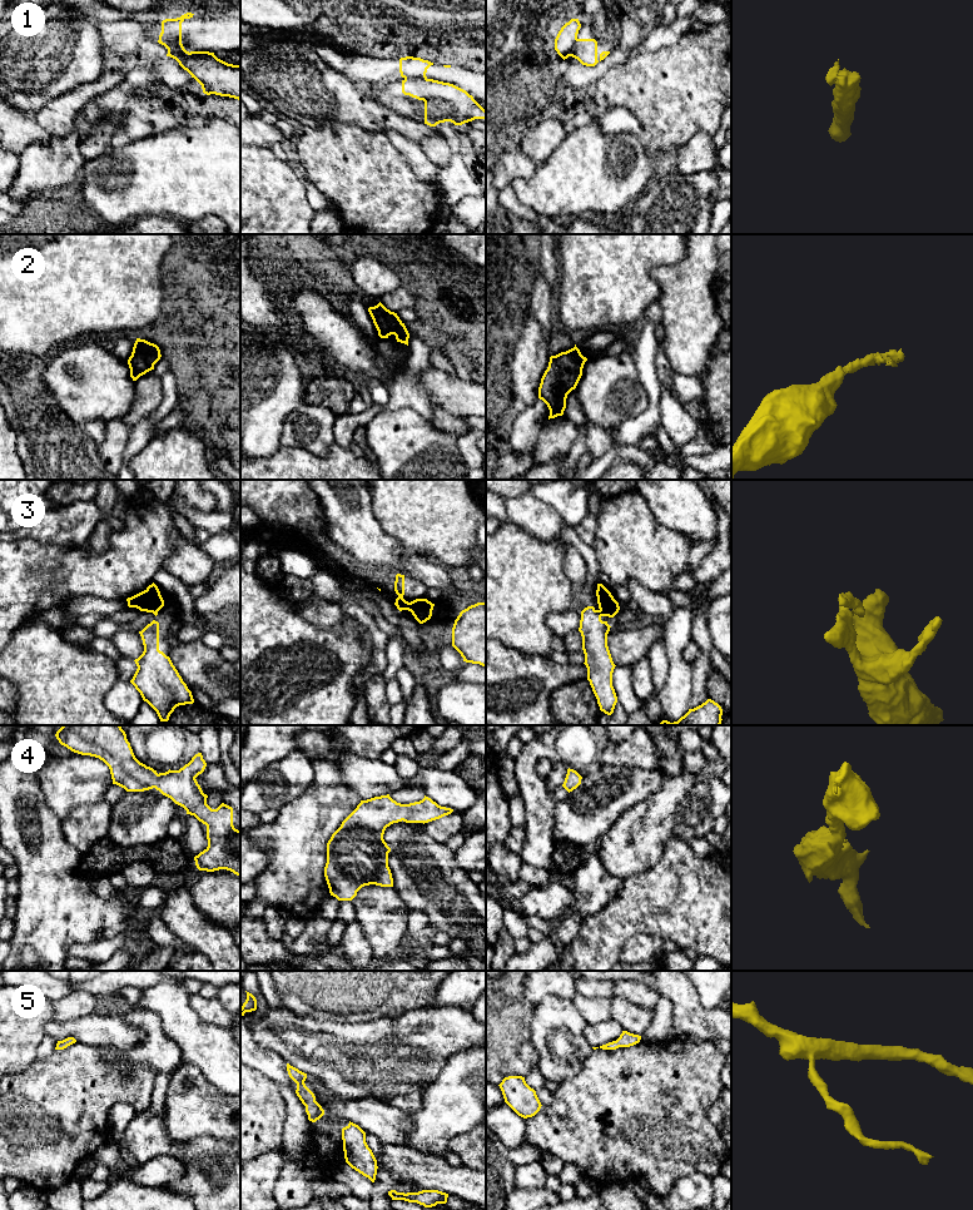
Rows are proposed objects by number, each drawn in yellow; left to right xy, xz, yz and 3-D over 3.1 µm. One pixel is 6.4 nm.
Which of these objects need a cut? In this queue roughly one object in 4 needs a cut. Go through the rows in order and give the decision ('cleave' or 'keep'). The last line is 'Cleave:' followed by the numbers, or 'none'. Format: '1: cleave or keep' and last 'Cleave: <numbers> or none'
1: cleave
2: keep
3: cleave
4: keep
5: keep
Cleave: 1, 3

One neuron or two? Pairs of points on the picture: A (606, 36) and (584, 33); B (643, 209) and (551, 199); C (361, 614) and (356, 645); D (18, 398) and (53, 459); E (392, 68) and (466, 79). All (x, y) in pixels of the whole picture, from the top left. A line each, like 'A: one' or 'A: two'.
A: one
B: two
C: two
D: one
E: one

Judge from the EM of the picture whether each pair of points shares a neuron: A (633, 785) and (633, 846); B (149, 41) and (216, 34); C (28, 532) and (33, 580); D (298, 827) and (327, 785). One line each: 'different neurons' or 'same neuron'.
A: different neurons
B: same neuron
C: different neurons
D: same neuron

